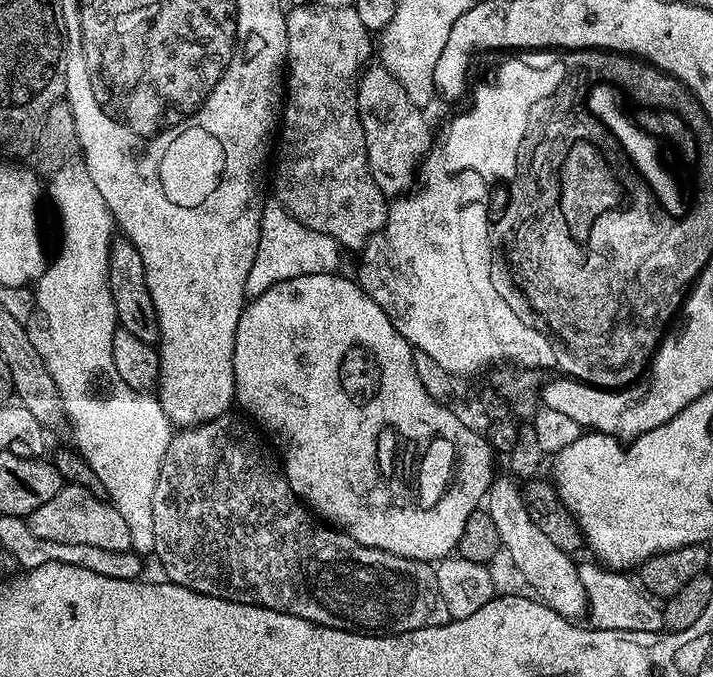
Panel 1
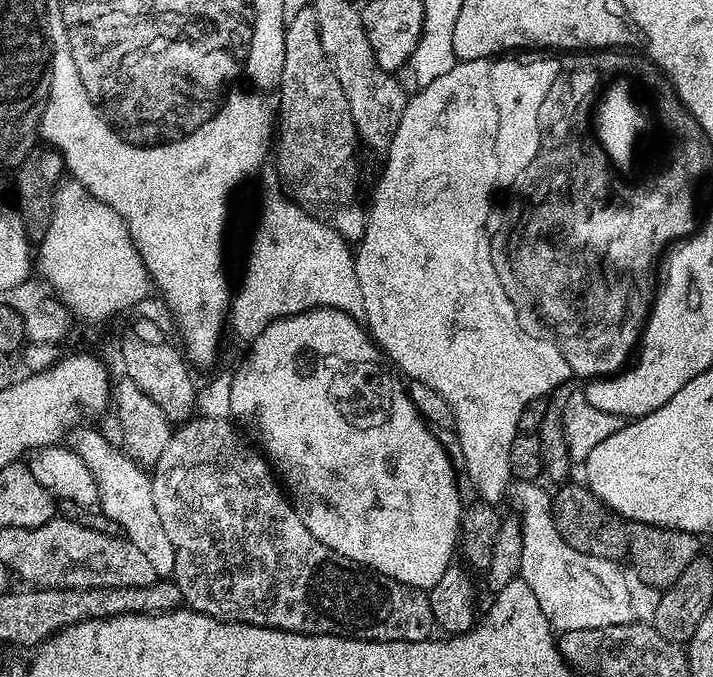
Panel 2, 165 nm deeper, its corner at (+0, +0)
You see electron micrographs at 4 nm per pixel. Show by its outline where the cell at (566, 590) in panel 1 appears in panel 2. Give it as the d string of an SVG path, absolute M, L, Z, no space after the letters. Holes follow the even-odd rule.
M462 60L452 67L450 74L442 74L442 78L434 78L434 82L423 85L420 92L412 92L408 98L408 104L402 110L402 118L398 122L398 130L394 130L394 138L390 142L386 155L383 157L384 169L380 172L380 181L372 192L372 205L369 203L366 208L366 219L364 221L364 237L358 241L355 249L356 273L358 274L358 286L362 290L362 306L364 314L363 323L370 333L375 345L381 353L409 381L417 380L442 394L446 398L446 406L454 414L456 423L455 443L460 444L460 452L464 455L464 472L472 483L472 488L477 492L479 499L485 504L499 505L503 496L509 495L514 483L514 477L510 470L510 446L518 435L518 418L522 418L522 410L535 400L547 397L559 384L569 383L572 371L562 358L562 354L545 340L534 338L522 330L522 326L516 317L514 306L502 290L500 280L492 269L491 263L480 261L480 235L486 232L486 207L490 202L490 193L493 183L490 174L490 150L492 131L495 129L496 115L493 111L492 100L490 99L491 84L493 77L486 76L481 61ZM466 196L470 210L460 210L460 204L454 197Z

